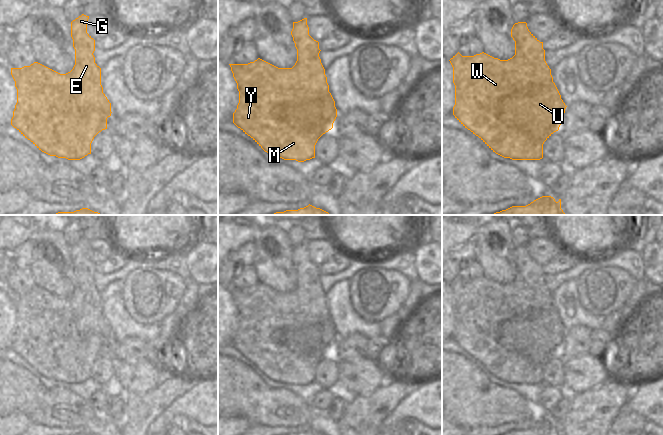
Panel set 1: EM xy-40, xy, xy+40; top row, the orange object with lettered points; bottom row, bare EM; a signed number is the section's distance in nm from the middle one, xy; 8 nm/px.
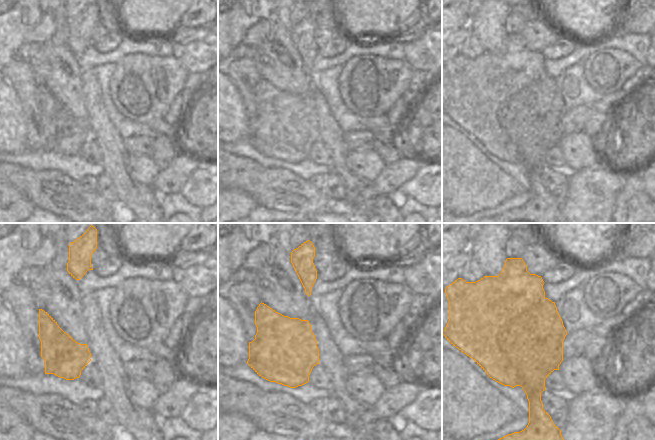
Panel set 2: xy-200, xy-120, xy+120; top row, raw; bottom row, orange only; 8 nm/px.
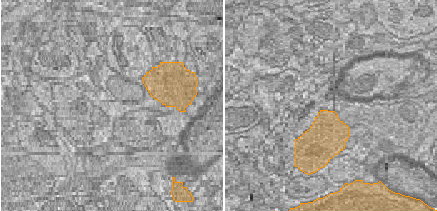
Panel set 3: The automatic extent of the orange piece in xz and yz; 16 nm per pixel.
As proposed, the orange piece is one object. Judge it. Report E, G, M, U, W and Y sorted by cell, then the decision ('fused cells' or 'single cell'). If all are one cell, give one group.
groups E G M W Y / U; fused cells

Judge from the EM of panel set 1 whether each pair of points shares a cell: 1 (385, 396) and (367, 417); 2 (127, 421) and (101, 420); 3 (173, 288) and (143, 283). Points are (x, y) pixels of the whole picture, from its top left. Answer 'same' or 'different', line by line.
1: same
2: different
3: same

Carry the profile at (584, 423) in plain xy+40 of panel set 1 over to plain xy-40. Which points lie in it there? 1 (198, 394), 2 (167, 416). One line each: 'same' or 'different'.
1: different
2: different

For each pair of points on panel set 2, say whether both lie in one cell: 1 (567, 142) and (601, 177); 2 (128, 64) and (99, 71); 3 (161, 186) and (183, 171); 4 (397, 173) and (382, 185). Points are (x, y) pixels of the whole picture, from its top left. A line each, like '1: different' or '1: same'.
1: different
2: different
3: same
4: same

